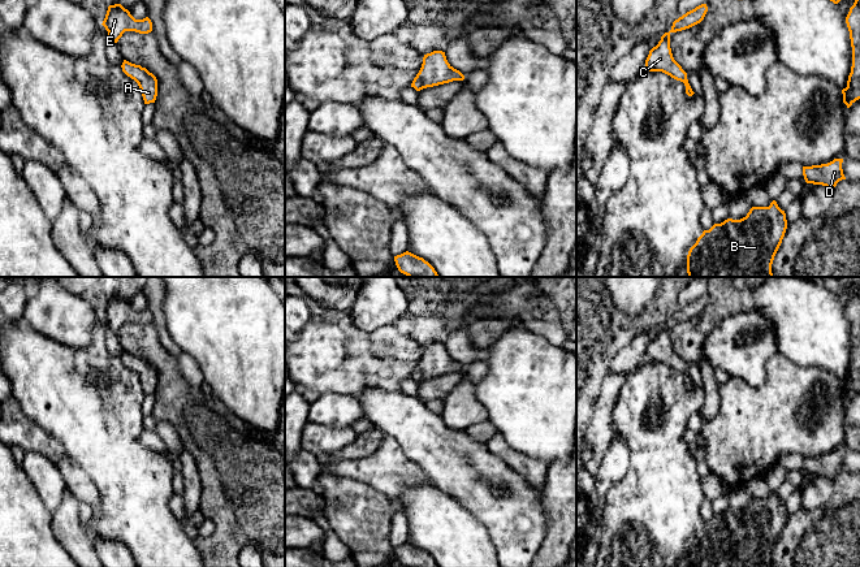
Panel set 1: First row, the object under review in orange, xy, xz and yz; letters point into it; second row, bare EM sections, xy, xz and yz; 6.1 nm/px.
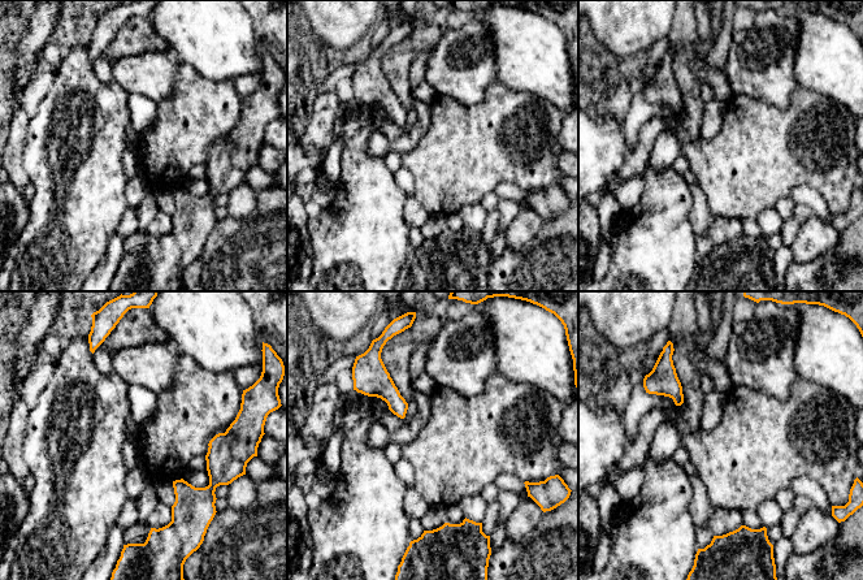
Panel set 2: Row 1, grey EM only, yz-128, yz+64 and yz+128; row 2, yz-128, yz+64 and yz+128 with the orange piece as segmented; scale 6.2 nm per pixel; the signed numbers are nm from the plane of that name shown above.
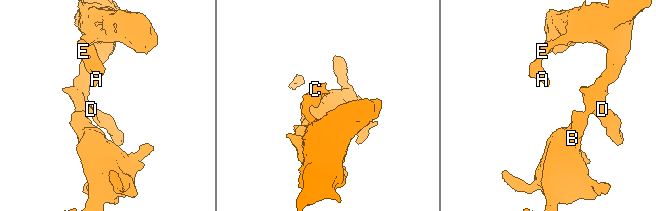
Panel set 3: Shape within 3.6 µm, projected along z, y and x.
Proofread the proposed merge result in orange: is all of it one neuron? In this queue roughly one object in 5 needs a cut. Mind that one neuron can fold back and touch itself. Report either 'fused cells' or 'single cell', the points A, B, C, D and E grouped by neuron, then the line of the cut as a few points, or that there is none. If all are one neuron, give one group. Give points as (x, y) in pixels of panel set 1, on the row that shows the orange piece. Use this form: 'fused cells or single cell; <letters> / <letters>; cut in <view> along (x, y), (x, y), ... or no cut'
single cell; A B C D E; no cut

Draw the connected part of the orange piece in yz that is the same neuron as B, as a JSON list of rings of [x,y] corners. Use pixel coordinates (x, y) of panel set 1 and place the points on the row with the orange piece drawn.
[[[775,200],[769,207],[752,207],[740,220],[727,218],[714,224],[688,251],[688,277],[774,277],[772,264],[786,229],[786,213]]]

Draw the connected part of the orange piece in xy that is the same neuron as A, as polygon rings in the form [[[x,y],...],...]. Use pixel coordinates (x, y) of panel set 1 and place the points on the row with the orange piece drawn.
[[[124,60],[121,68],[128,77],[130,77],[138,83],[144,104],[155,103],[157,96],[156,77],[152,73],[150,73],[146,68],[131,64],[126,60]]]

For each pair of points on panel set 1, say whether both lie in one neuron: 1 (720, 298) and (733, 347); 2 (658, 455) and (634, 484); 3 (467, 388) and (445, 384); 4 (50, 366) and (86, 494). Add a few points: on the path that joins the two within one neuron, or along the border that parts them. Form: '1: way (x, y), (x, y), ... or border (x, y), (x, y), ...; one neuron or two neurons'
1: border (742, 311), (726, 316), (704, 341); two neurons
2: way (656, 462), (640, 477); one neuron
3: border (463, 372), (463, 379), (443, 399); two neurons
4: border (60, 442), (65, 454), (85, 472), (96, 492); two neurons

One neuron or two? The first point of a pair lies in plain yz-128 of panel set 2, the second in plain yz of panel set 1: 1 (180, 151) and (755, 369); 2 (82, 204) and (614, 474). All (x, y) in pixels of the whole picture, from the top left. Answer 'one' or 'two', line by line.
1: two
2: two

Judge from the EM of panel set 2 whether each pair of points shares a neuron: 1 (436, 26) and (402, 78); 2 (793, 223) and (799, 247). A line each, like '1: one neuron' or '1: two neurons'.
1: one neuron
2: two neurons

